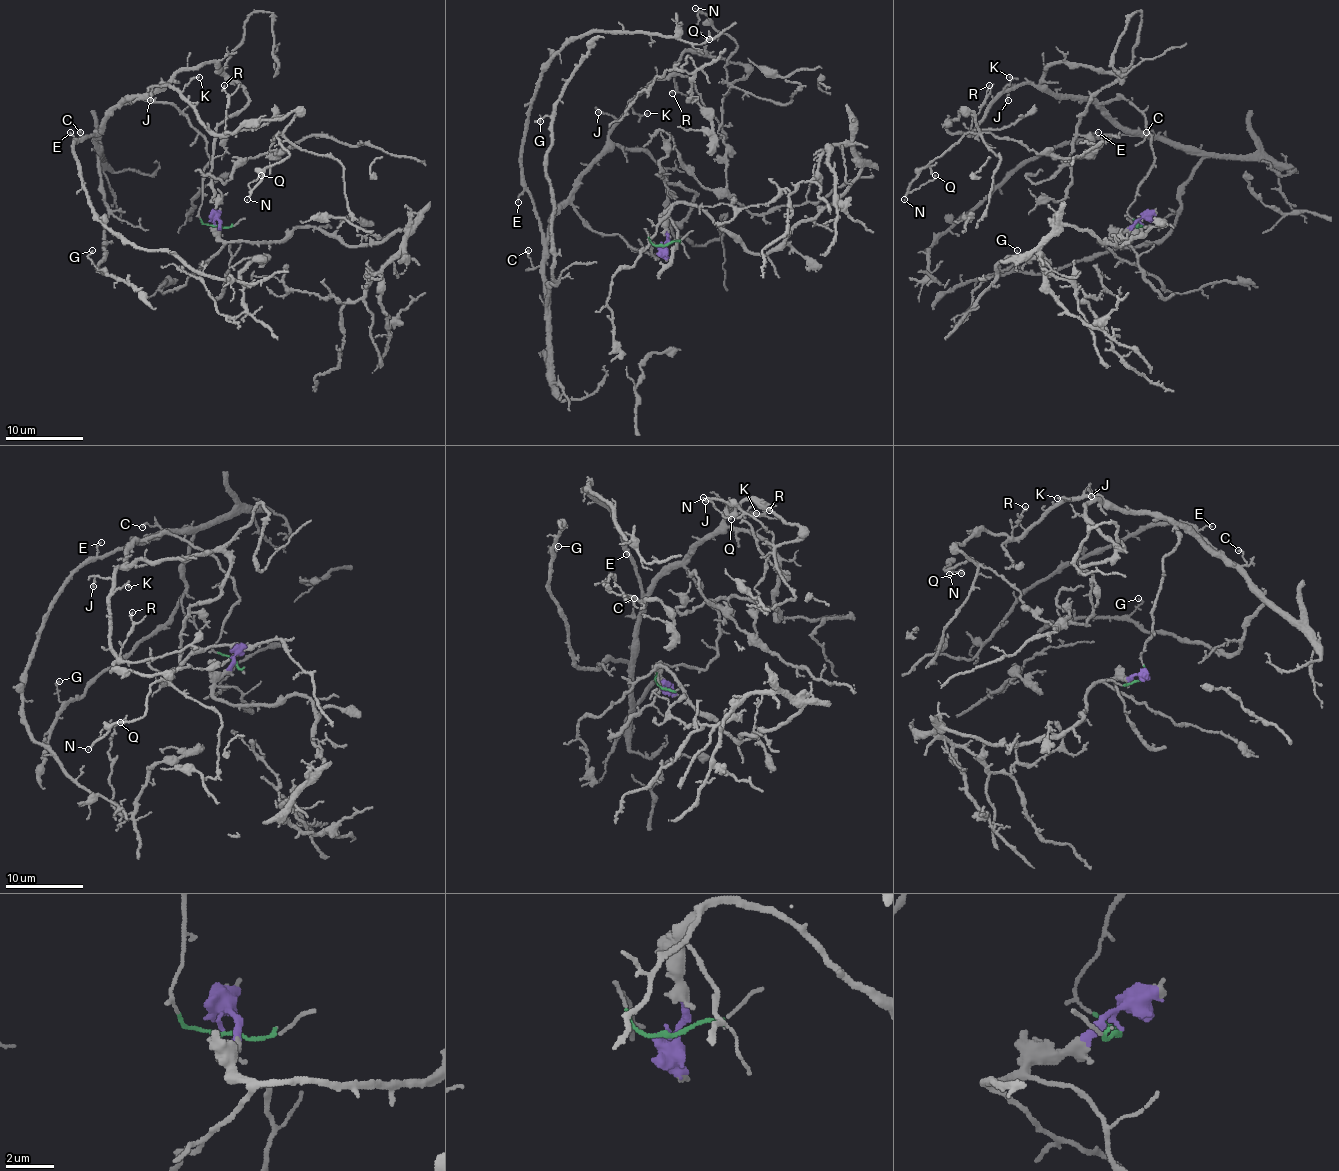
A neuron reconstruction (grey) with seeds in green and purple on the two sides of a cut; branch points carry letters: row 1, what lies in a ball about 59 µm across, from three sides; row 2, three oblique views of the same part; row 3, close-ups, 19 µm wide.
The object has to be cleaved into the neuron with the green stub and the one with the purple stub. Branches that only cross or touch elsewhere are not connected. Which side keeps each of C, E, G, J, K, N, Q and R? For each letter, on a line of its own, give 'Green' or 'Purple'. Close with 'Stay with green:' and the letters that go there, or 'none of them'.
C: Green
E: Green
G: Green
J: Green
K: Green
N: Green
Q: Green
R: Green
Stay with green: C, E, G, J, K, N, Q, R

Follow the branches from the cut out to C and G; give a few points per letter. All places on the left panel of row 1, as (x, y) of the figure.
C: (214, 225), (198, 213), (206, 139), (169, 102), (136, 98), (120, 104), (97, 133), (81, 131)
G: (214, 225), (198, 213), (206, 139), (169, 102), (136, 98), (97, 133), (108, 215), (102, 274), (93, 251)

